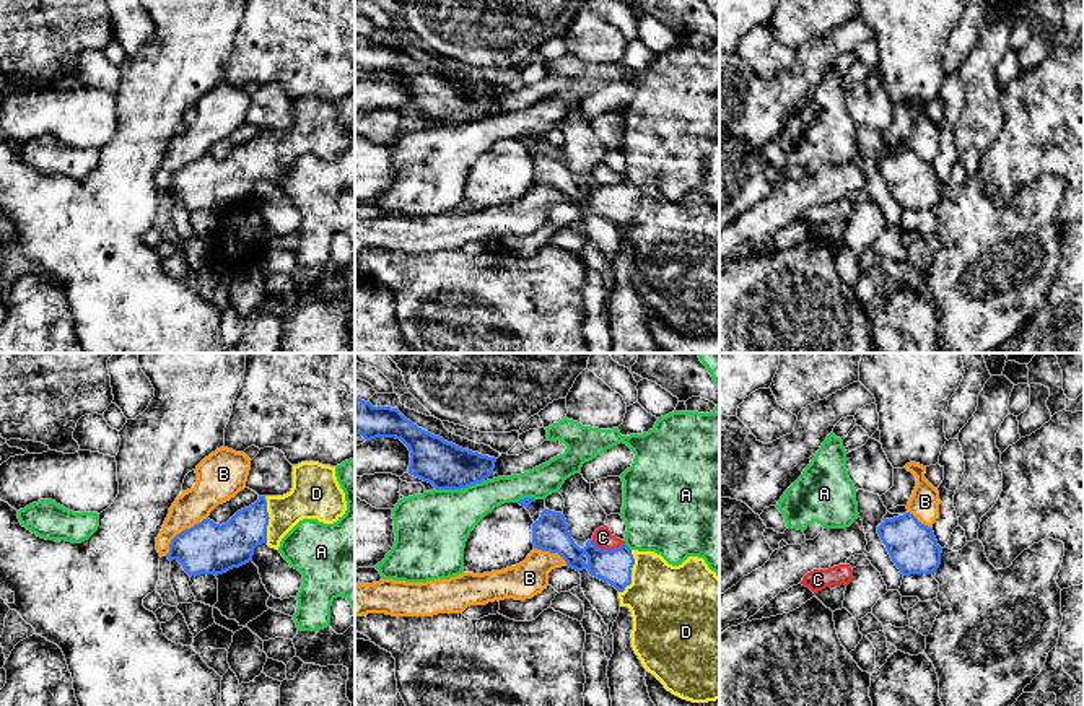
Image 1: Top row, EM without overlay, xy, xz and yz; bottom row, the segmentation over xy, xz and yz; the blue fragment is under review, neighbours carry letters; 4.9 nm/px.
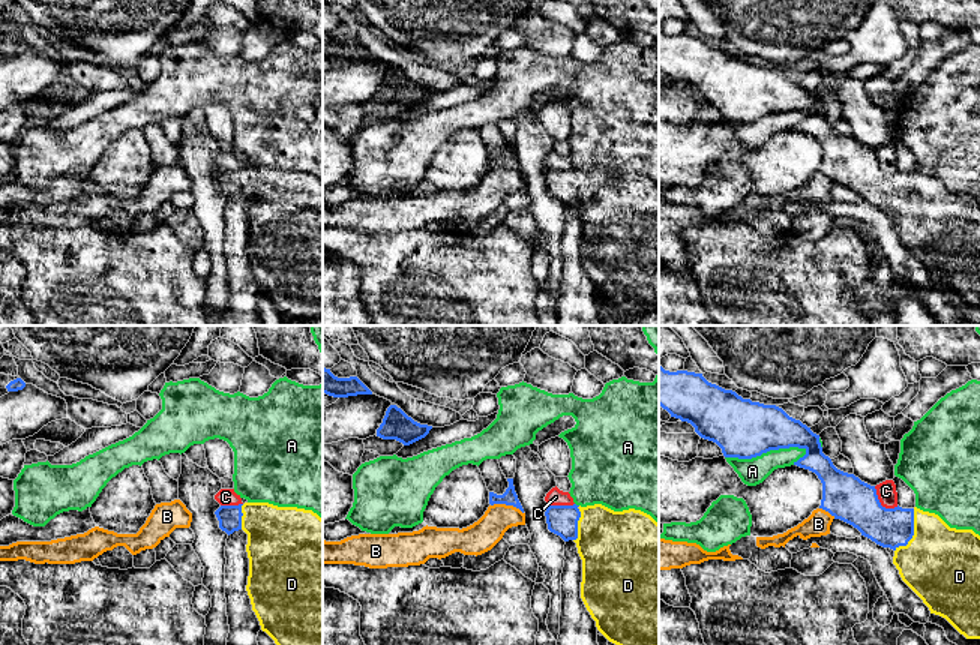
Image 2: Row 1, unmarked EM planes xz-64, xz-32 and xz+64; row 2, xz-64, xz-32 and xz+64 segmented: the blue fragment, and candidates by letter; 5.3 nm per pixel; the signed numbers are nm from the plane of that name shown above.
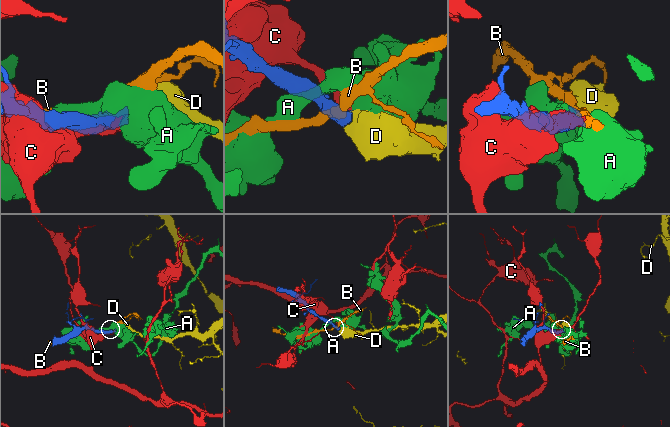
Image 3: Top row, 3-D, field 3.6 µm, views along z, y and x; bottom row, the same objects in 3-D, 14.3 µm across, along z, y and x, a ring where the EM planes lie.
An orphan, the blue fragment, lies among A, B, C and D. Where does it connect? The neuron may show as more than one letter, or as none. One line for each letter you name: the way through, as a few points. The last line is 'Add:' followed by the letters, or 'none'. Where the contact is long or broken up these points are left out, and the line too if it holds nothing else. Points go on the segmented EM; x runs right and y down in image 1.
D: runs through xz (614, 566), (630, 573), (640, 576), (669, 604)
Add: D

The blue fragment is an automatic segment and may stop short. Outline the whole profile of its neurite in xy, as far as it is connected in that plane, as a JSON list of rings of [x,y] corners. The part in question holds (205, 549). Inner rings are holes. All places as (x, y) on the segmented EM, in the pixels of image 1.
[[[301,462],[293,465],[293,488],[283,496],[259,496],[259,499],[238,511],[226,524],[215,524],[208,517],[195,524],[190,529],[177,534],[169,543],[169,553],[166,555],[169,561],[177,560],[184,571],[192,577],[197,574],[223,574],[233,568],[239,568],[252,561],[254,548],[257,545],[267,543],[270,548],[278,550],[282,538],[303,519],[317,519],[324,524],[337,522],[347,511],[345,493],[340,488],[335,467],[322,465],[319,462]]]

